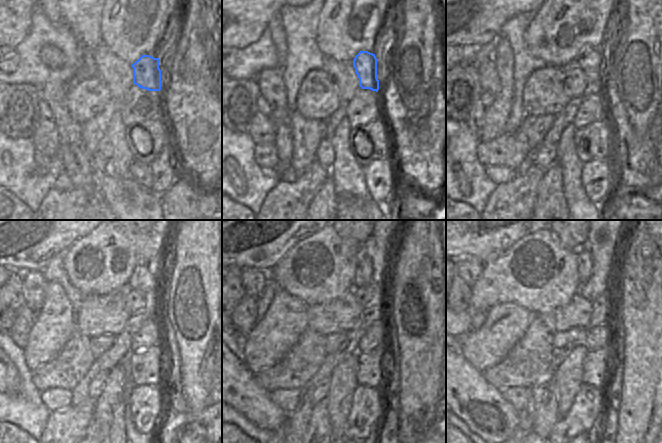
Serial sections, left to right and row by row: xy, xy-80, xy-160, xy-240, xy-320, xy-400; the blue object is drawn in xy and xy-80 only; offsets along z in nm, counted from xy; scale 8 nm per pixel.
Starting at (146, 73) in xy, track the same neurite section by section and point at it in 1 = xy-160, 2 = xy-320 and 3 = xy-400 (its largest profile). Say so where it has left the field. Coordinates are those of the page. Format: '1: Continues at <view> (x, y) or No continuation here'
1: Continues at xy-160 (590, 60)
2: Continues at xy-320 (364, 271)
3: Continues at xy-400 (584, 261)

